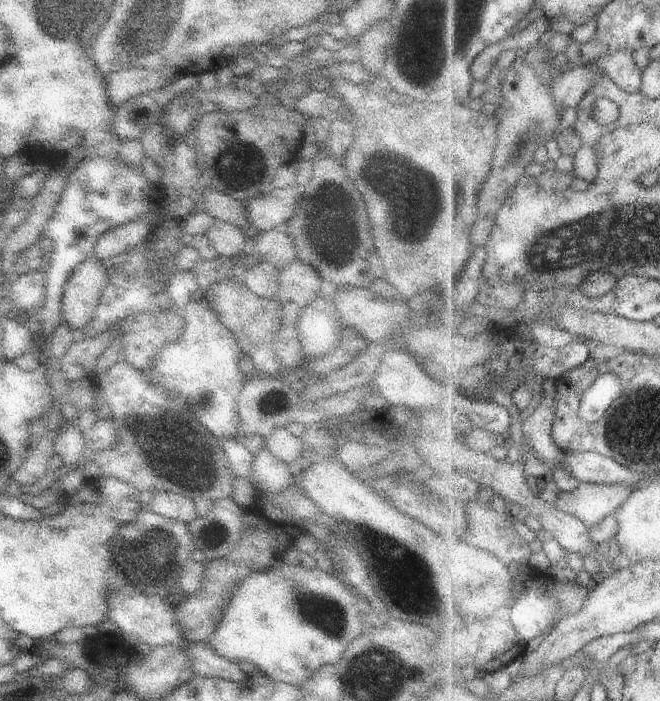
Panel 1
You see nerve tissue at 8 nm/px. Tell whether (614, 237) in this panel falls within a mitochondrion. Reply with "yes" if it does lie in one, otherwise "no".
yes

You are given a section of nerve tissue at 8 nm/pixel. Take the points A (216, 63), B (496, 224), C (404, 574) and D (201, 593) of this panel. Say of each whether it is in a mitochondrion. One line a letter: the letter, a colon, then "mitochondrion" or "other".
A: other
B: other
C: mitochondrion
D: other

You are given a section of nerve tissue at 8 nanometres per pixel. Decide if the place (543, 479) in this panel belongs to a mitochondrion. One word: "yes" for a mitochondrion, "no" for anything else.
no

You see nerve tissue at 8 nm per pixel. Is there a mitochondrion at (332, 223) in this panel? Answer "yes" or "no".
yes

